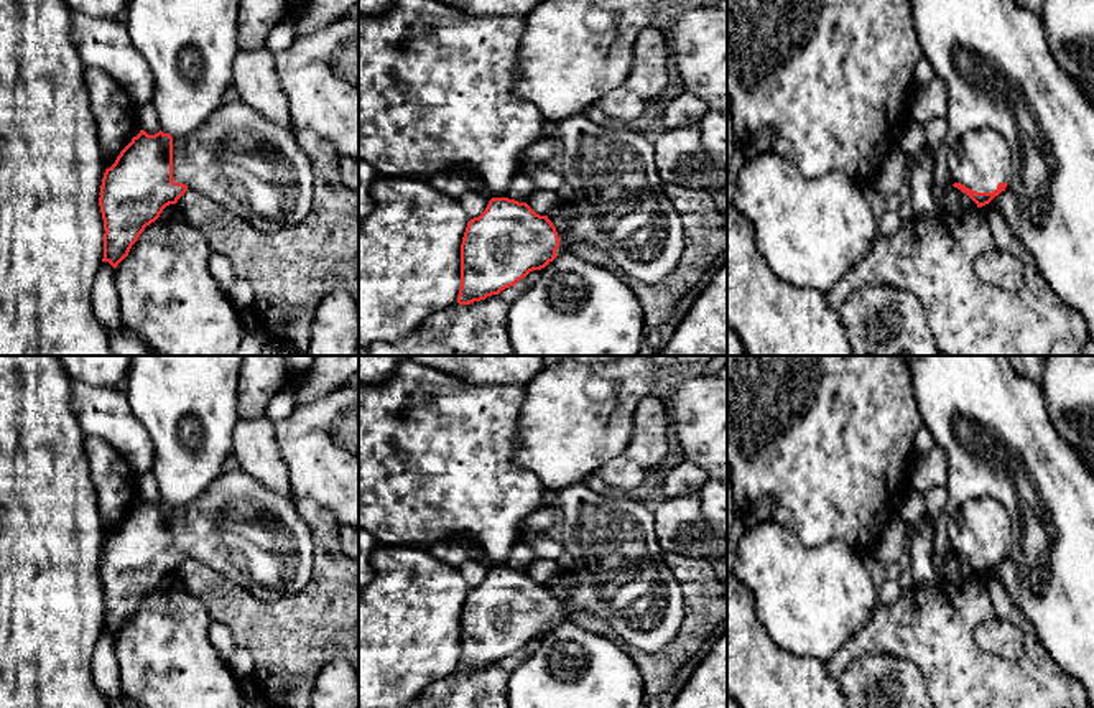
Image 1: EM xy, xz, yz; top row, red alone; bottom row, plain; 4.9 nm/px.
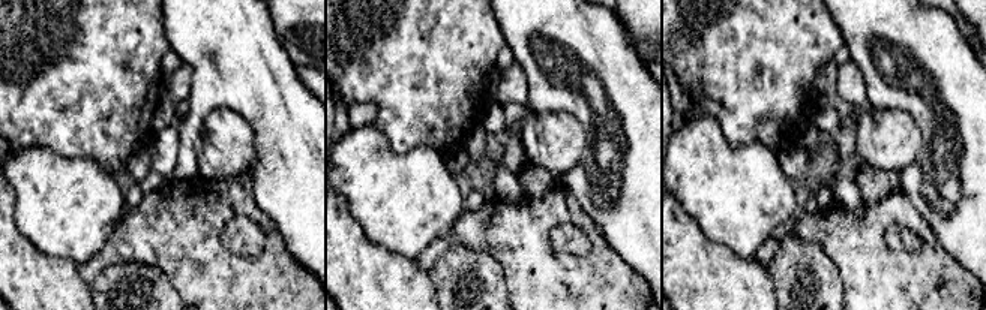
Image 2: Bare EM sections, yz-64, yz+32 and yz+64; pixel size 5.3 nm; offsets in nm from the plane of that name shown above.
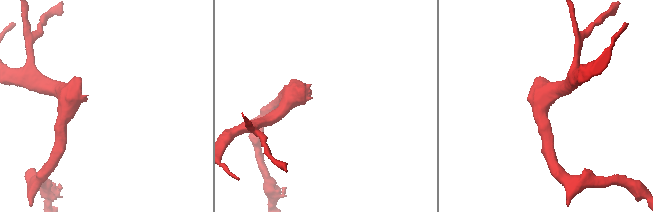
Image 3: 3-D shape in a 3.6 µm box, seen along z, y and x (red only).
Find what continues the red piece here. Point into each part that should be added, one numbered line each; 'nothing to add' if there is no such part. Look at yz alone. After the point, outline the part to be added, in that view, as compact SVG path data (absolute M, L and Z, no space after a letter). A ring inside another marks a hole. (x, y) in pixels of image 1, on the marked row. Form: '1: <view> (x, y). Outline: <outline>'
1: yz (982, 160). Outline: M972 128L961 135L949 165L951 181L977 193L992 193L1010 181L1012 150L994 128Z

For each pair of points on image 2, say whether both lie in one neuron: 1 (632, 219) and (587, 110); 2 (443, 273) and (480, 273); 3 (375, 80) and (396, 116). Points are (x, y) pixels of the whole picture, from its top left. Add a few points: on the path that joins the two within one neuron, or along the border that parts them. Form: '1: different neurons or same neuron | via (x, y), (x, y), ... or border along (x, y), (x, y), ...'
1: same neuron | via (634, 189), (634, 146), (617, 129)
2: same neuron | via (452, 273), (471, 273)
3: same neuron | via (384, 89), (396, 101), (396, 107)

